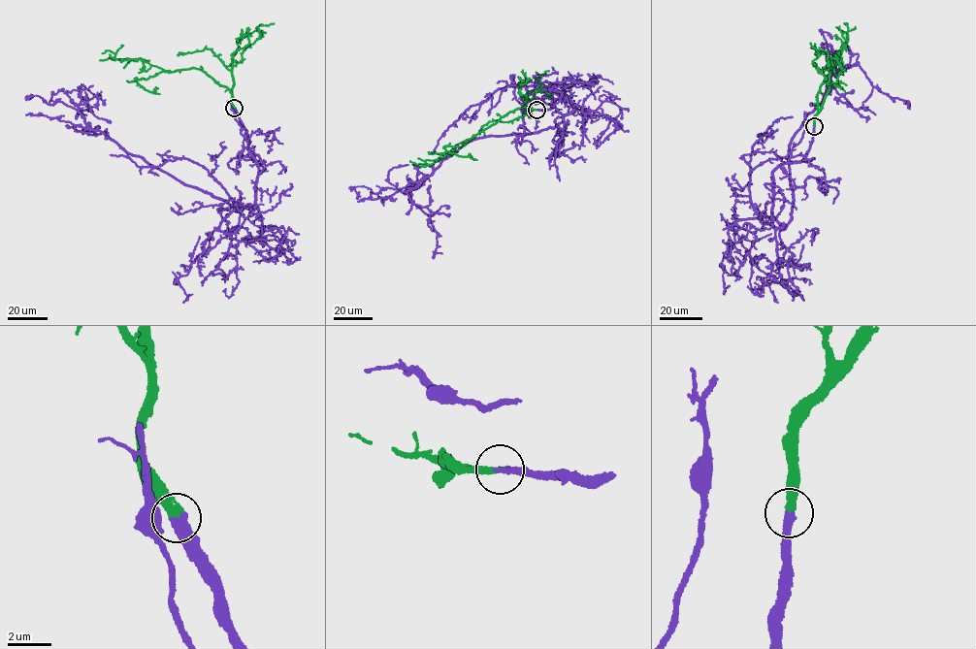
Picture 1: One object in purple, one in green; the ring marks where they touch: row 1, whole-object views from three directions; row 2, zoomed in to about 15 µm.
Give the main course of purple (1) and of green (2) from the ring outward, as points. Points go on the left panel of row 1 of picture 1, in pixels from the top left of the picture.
1: (234, 108), (258, 168), (256, 208), (240, 212), (92, 130), (78, 109), (80, 95), (90, 110), (76, 118)
2: (234, 108), (229, 89), (203, 71), (192, 68), (169, 72), (142, 59), (116, 59), (109, 50), (102, 53)

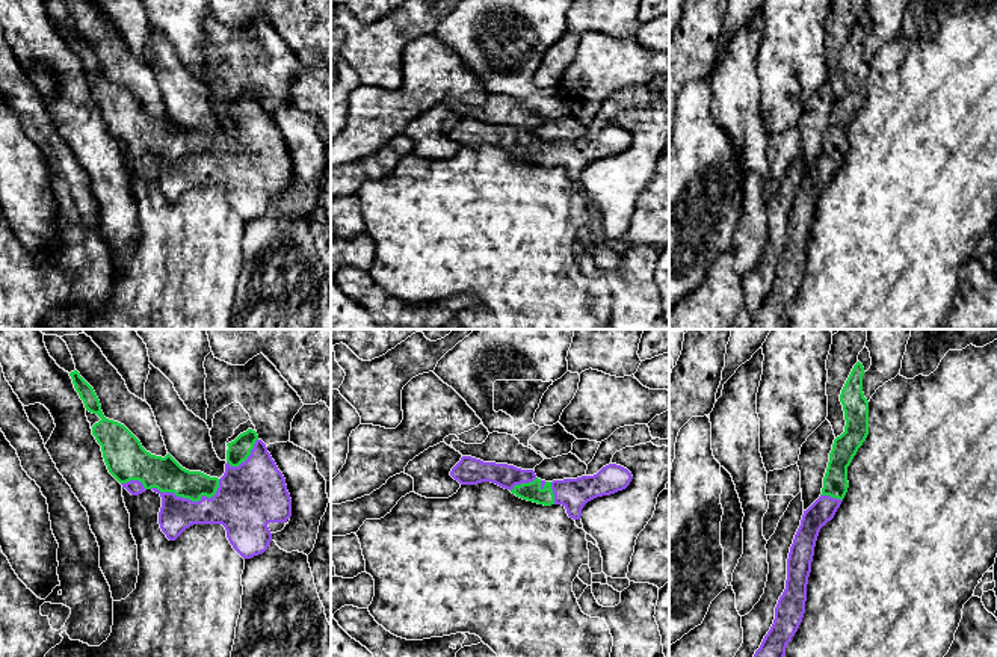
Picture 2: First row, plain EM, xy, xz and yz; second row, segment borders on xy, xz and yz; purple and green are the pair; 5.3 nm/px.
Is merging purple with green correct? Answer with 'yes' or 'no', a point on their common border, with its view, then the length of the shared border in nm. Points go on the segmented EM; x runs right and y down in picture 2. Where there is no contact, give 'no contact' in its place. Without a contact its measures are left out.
yes; meets purple in xy at (189, 500); contact 380 nm long

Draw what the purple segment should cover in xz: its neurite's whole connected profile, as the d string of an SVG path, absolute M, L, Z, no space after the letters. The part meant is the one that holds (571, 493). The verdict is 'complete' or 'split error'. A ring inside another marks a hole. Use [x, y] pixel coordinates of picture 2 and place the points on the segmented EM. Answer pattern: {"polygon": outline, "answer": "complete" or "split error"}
{"polygon": "M462 456L450 476L461 485L491 482L527 501L544 506L562 504L573 520L580 520L588 501L622 491L633 479L627 468L609 464L594 476L545 482L538 479L533 470L483 462L471 456Z", "answer": "split error"}

